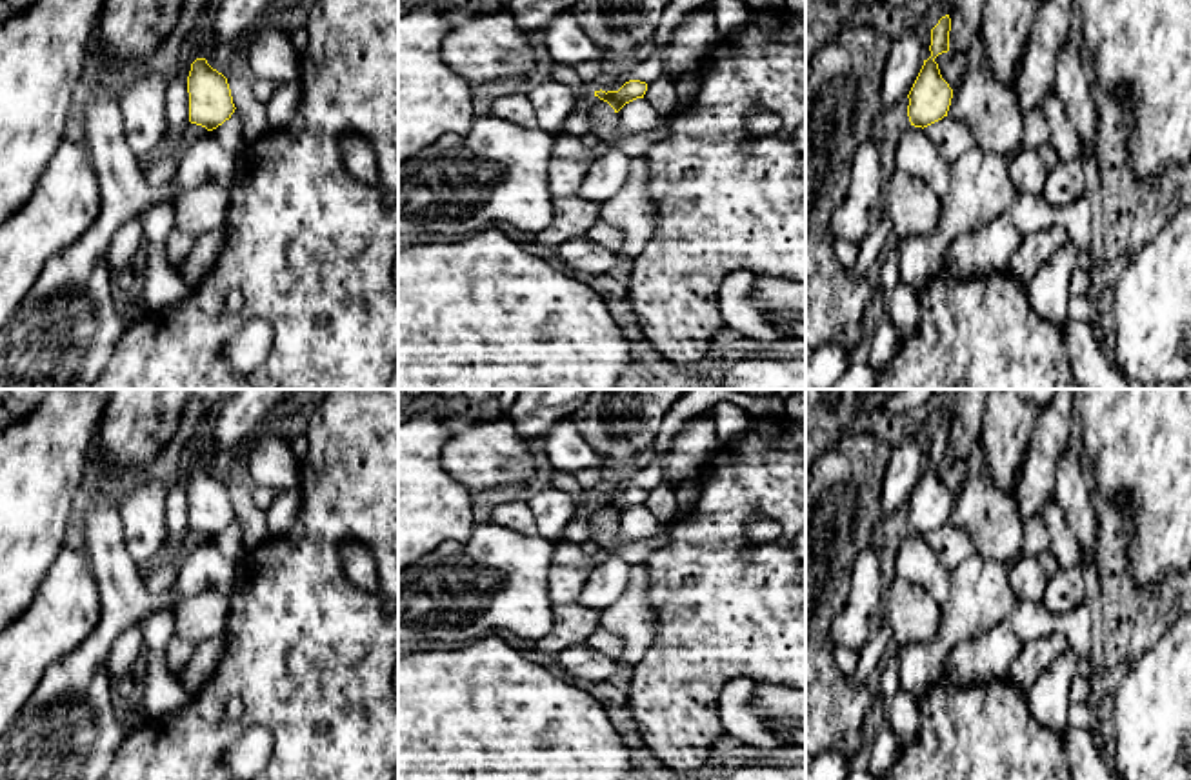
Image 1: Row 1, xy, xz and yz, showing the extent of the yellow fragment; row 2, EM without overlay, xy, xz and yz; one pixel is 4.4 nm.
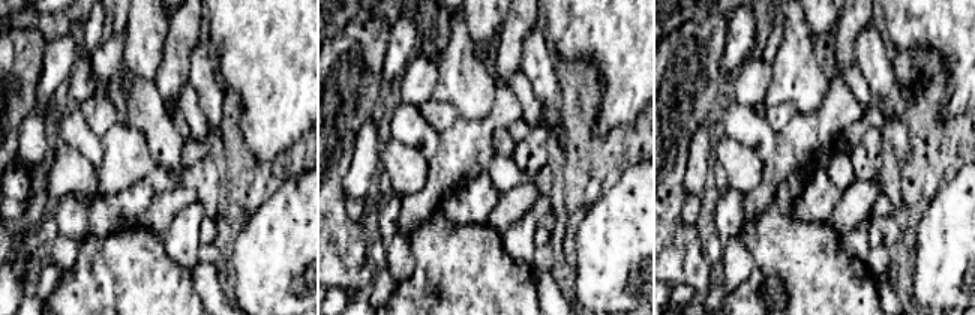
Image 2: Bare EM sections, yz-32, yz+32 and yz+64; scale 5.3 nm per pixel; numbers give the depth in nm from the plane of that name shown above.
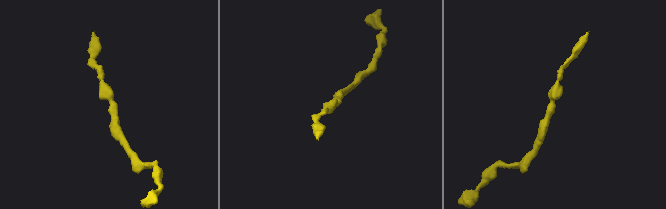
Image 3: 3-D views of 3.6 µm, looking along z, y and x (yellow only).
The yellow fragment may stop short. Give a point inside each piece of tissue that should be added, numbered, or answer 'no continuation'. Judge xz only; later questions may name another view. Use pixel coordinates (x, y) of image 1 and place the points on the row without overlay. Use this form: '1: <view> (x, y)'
no continuation

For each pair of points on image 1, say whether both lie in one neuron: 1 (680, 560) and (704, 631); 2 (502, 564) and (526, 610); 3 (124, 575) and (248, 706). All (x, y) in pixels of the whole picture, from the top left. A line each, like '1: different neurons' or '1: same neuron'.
1: same neuron
2: same neuron
3: different neurons

